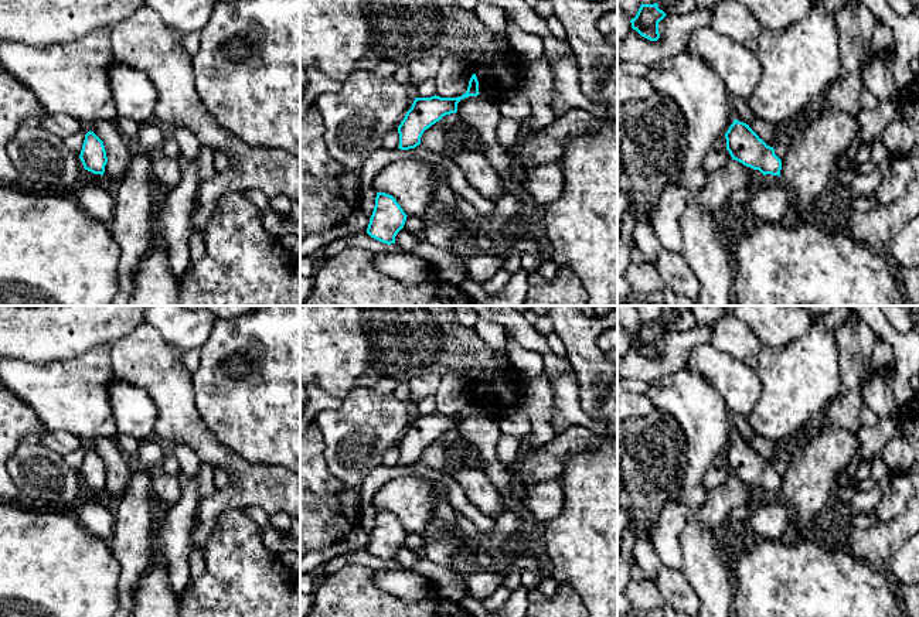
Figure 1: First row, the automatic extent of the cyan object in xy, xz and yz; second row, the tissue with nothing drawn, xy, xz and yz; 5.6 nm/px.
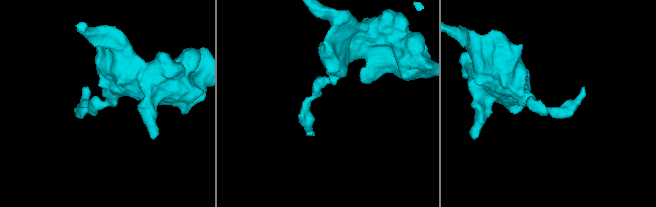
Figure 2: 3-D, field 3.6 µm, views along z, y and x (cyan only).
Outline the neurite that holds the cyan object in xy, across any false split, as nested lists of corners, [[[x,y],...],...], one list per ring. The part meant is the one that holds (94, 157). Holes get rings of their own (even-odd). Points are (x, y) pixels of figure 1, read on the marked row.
[[[91,130],[85,134],[79,158],[85,170],[103,175],[108,163],[106,150],[103,142]]]

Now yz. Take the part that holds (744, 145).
[[[735,119],[725,133],[725,139],[732,160],[759,170],[763,175],[780,177],[782,160],[775,154],[775,149],[767,146],[749,125]]]

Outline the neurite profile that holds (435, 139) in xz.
[[[440,122],[426,129],[421,137],[421,146],[436,154],[446,154],[450,136],[445,132]]]

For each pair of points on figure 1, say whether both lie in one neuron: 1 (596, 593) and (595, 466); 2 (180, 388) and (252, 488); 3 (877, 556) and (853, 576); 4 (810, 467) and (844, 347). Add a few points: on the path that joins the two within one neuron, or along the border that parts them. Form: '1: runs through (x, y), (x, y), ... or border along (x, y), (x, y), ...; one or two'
1: runs through (596, 562), (596, 534), (594, 531), (595, 497); one
2: runs through (180, 413), (230, 463); one
3: border along (865, 562), (882, 572), (894, 585); two
4: runs through (833, 437), (850, 398), (850, 377); one

